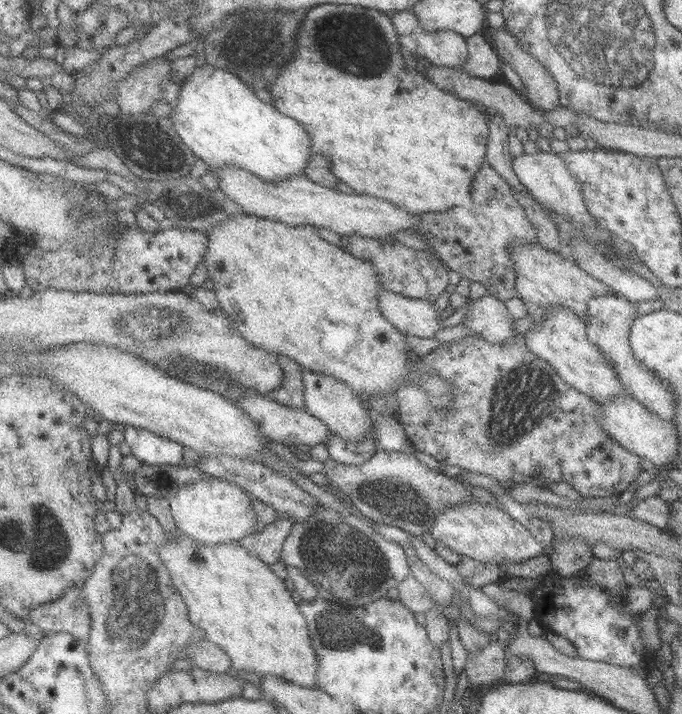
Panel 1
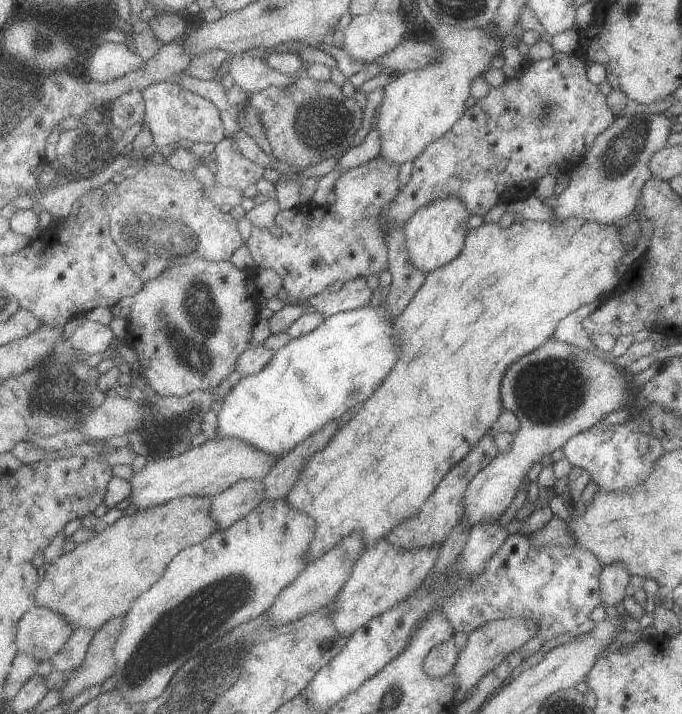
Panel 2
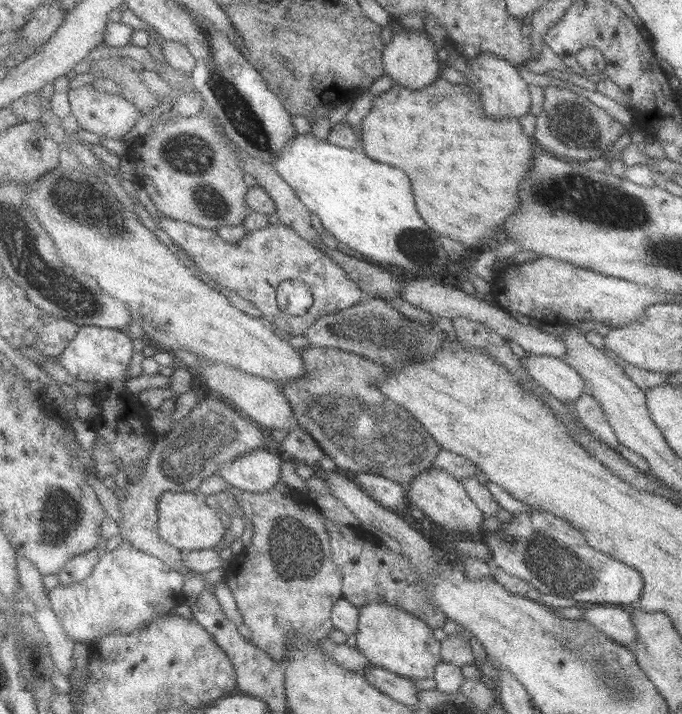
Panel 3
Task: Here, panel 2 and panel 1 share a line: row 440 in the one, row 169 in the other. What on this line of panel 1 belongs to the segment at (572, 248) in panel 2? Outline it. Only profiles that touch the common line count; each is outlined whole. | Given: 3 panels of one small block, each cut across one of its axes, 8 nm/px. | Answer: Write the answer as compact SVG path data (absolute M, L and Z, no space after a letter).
M322 4L322 6L316 6L308 14L308 20L306 20L304 28L300 30L298 58L286 68L286 72L280 74L280 80L275 80L274 84L269 84L270 90L272 90L271 96L274 96L273 104L280 109L280 112L288 116L296 116L296 120L302 122L308 132L312 132L312 136L316 140L314 154L330 156L334 174L337 174L342 182L355 189L356 192L390 200L414 215L447 212L447 210L461 205L467 206L471 203L470 194L472 194L476 174L487 162L488 145L491 142L492 116L482 105L466 100L448 89L440 88L440 85L436 84L436 81L430 78L423 69L408 66L407 57L399 29L396 28L391 14L374 8L352 6L352 4Z

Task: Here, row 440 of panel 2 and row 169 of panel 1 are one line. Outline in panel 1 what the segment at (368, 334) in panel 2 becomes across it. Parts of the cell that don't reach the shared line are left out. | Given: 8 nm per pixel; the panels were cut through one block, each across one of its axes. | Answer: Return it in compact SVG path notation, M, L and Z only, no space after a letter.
M208 62L195 69L195 72L181 83L179 104L172 110L176 130L184 142L212 167L240 167L265 181L281 181L296 175L306 175L308 163L314 156L314 144L308 129L293 116L280 112L273 103L258 98L252 86L234 72L214 66Z

